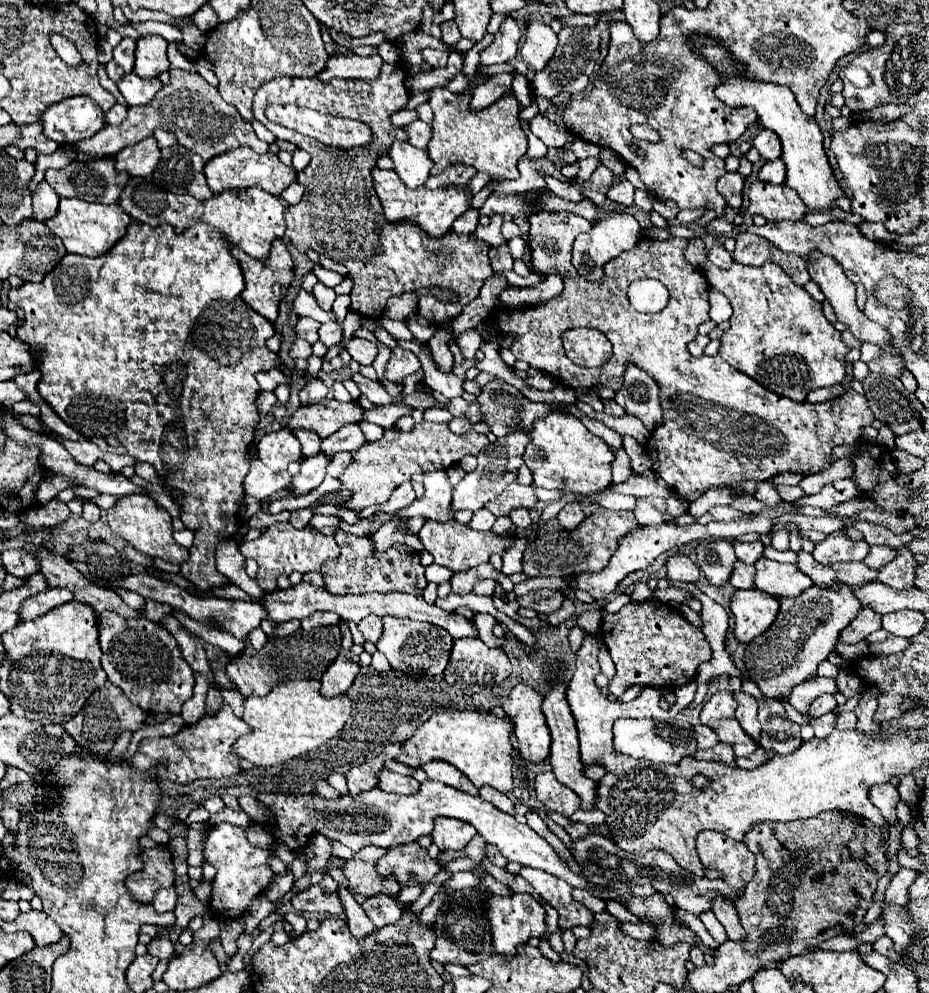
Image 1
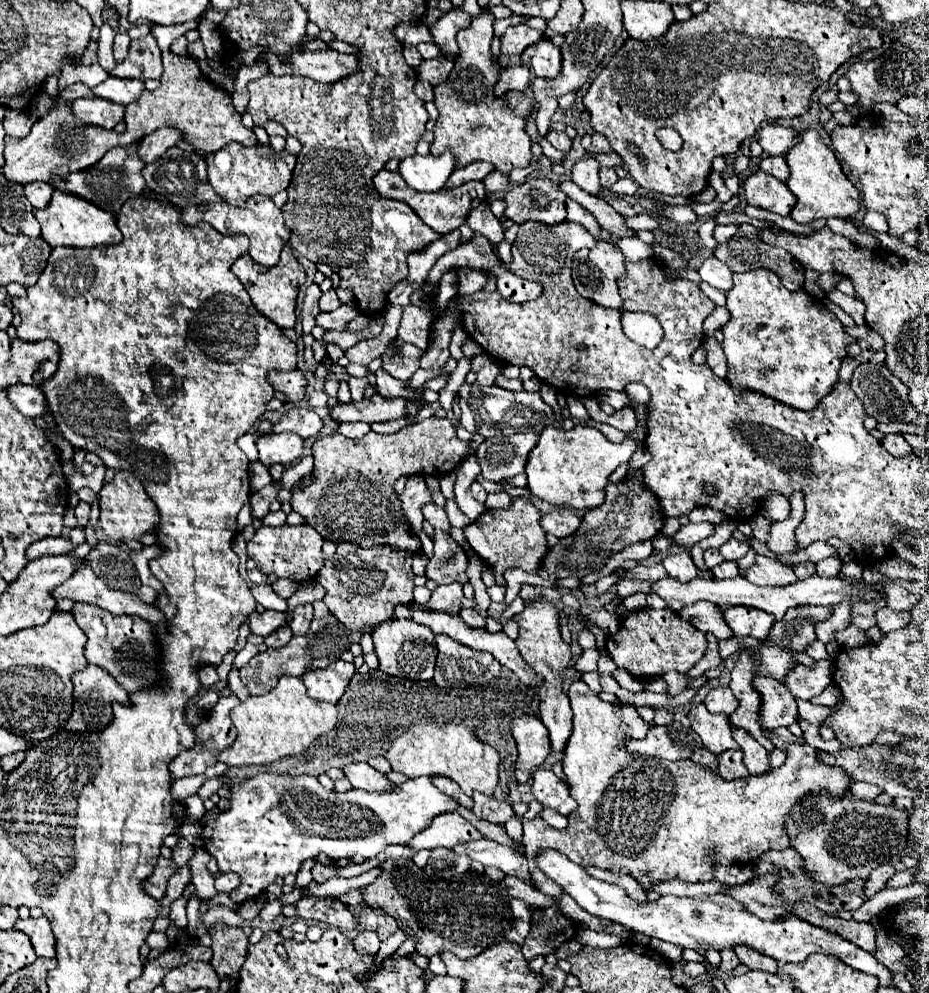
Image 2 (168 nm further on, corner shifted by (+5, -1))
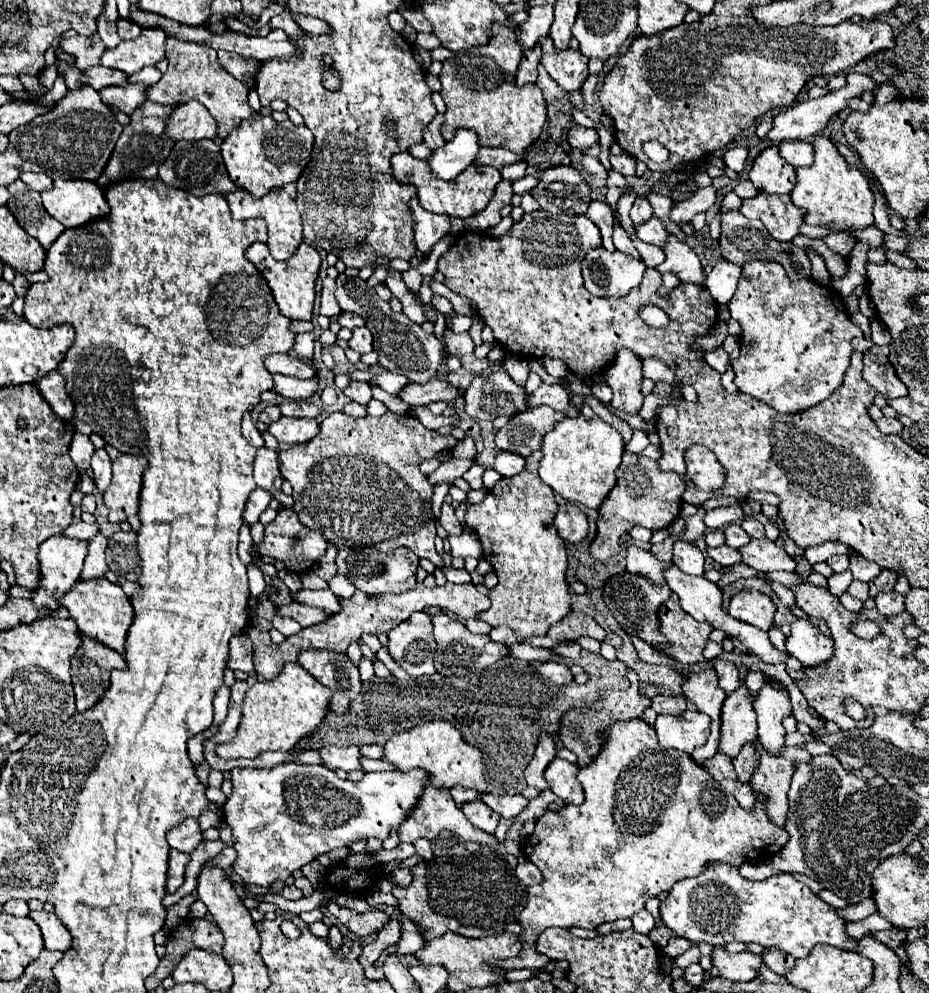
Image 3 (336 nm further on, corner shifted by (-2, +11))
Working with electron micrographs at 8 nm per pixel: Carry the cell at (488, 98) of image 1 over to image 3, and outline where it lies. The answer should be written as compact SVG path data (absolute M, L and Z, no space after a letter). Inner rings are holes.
M536 44L534 48L526 50L522 56L522 62L518 66L518 76L516 76L516 84L524 86L524 84L534 84L538 78L538 64L540 64L540 56L542 56L542 48L540 44Z

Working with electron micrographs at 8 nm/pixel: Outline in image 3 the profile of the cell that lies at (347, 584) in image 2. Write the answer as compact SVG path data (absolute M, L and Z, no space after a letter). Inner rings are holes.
M342 548L338 550L336 562L338 562L338 572L344 576L352 576L356 588L372 596L378 596L386 592L400 594L400 592L412 590L416 586L416 568L420 558L406 548L396 548L394 552L388 552L388 554L374 548Z

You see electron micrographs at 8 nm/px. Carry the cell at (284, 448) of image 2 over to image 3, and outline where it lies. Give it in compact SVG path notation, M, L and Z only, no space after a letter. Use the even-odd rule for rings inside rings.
M282 416L280 420L272 422L270 424L270 434L276 436L276 440L280 444L304 444L304 442L310 442L320 426L316 420L302 420L302 418L288 418L288 416Z

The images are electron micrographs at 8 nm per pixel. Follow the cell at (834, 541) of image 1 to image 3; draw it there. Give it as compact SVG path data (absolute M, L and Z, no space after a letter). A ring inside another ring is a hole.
M836 554L836 556L828 558L828 560L826 560L826 564L828 564L834 572L846 572L846 570L848 570L848 556Z

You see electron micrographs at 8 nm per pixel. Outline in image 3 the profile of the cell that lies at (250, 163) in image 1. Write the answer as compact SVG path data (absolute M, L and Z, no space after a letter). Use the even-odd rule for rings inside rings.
M254 114L240 122L224 138L222 156L232 182L250 192L254 198L262 198L272 188L282 188L288 182L296 182L312 158L312 148L314 136L308 126L296 126L290 120L276 122L272 116Z

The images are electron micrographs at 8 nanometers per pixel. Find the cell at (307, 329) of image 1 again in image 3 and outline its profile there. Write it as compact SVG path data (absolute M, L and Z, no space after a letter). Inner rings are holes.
M326 278L322 286L322 304L320 304L320 314L324 316L336 316L340 312L334 290L336 290L336 282L332 278Z

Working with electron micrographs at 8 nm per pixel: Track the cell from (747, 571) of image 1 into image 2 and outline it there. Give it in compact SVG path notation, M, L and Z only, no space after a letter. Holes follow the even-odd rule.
M723 562L713 570L713 574L715 574L715 578L721 578L721 580L735 578L735 576L739 576L739 566L737 566L737 562Z

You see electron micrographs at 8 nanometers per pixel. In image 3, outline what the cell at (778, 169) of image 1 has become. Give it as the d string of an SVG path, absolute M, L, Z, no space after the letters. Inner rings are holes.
M802 140L782 142L778 148L780 148L780 156L794 168L810 166L814 160L814 148L810 142L802 142Z

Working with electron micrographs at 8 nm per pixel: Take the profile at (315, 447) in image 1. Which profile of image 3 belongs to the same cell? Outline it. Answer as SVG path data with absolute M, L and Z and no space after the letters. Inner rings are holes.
M306 400L280 402L278 408L280 408L282 416L292 416L292 418L318 418L320 416L320 408Z

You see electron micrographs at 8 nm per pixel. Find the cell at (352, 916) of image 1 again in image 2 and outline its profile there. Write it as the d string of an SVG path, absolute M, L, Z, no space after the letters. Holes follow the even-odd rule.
M359 930L357 936L353 938L353 946L359 954L377 954L379 950L379 936L371 930Z

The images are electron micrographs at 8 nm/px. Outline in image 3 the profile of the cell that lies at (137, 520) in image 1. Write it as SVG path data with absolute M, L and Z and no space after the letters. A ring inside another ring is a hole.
M120 454L112 462L112 482L104 490L102 498L110 510L122 510L126 516L138 512L138 494L142 486L142 472L148 462L144 456Z

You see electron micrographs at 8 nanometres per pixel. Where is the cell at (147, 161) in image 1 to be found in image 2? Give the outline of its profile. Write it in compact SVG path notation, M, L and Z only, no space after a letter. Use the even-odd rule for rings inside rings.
M159 128L155 130L153 134L145 136L141 140L141 146L137 148L137 154L139 158L145 162L145 164L151 164L155 162L167 148L175 146L177 142L181 142L181 134L179 130L175 128Z

